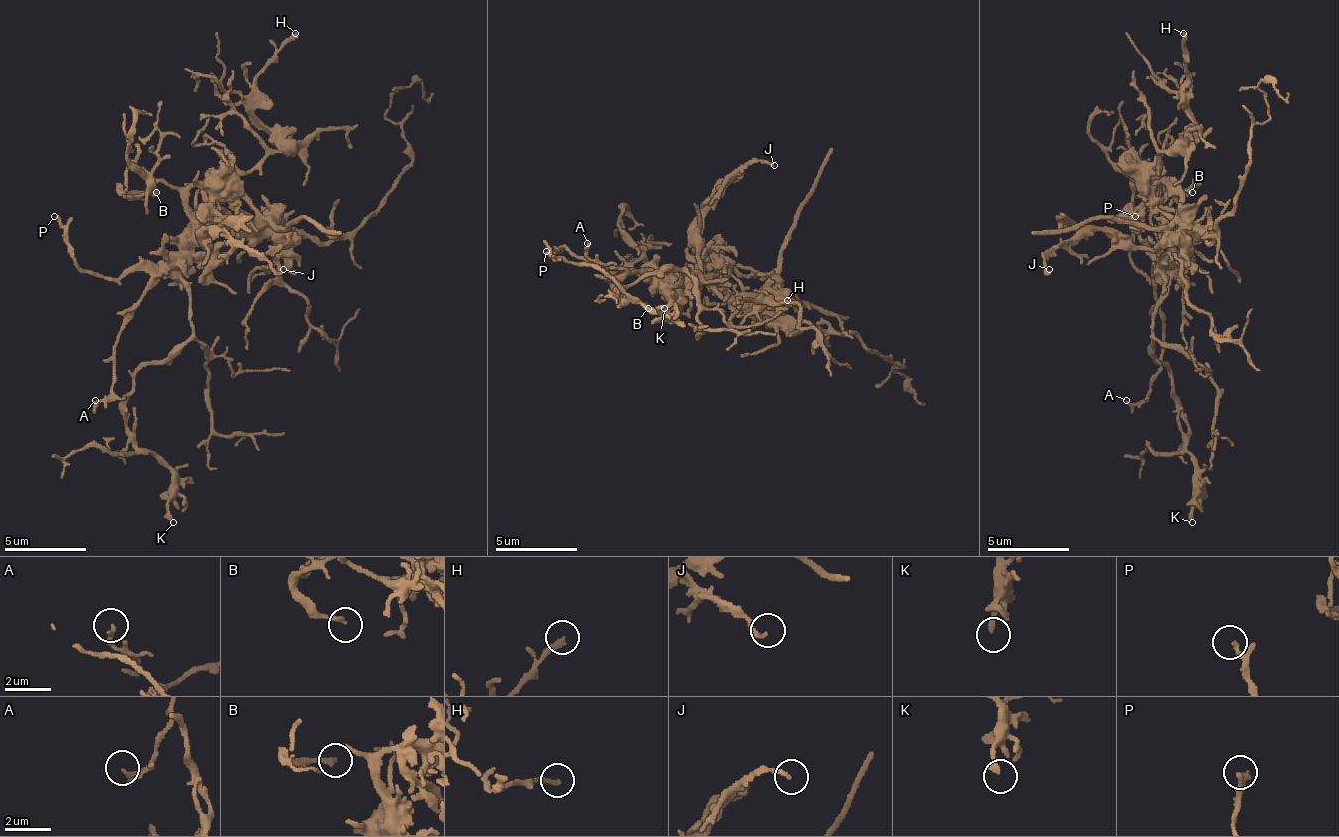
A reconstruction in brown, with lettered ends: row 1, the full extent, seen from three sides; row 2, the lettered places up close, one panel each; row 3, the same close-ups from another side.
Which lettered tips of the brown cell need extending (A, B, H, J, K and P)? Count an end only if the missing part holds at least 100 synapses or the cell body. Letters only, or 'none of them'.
none of them

